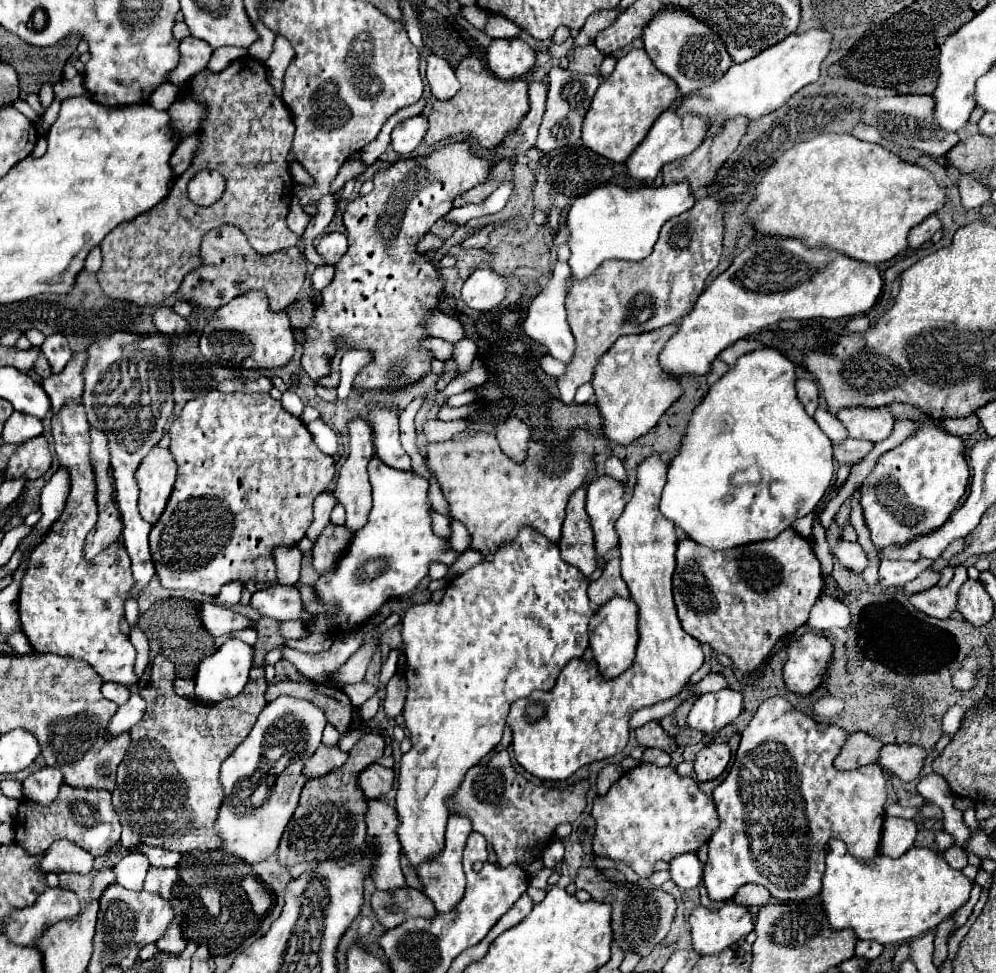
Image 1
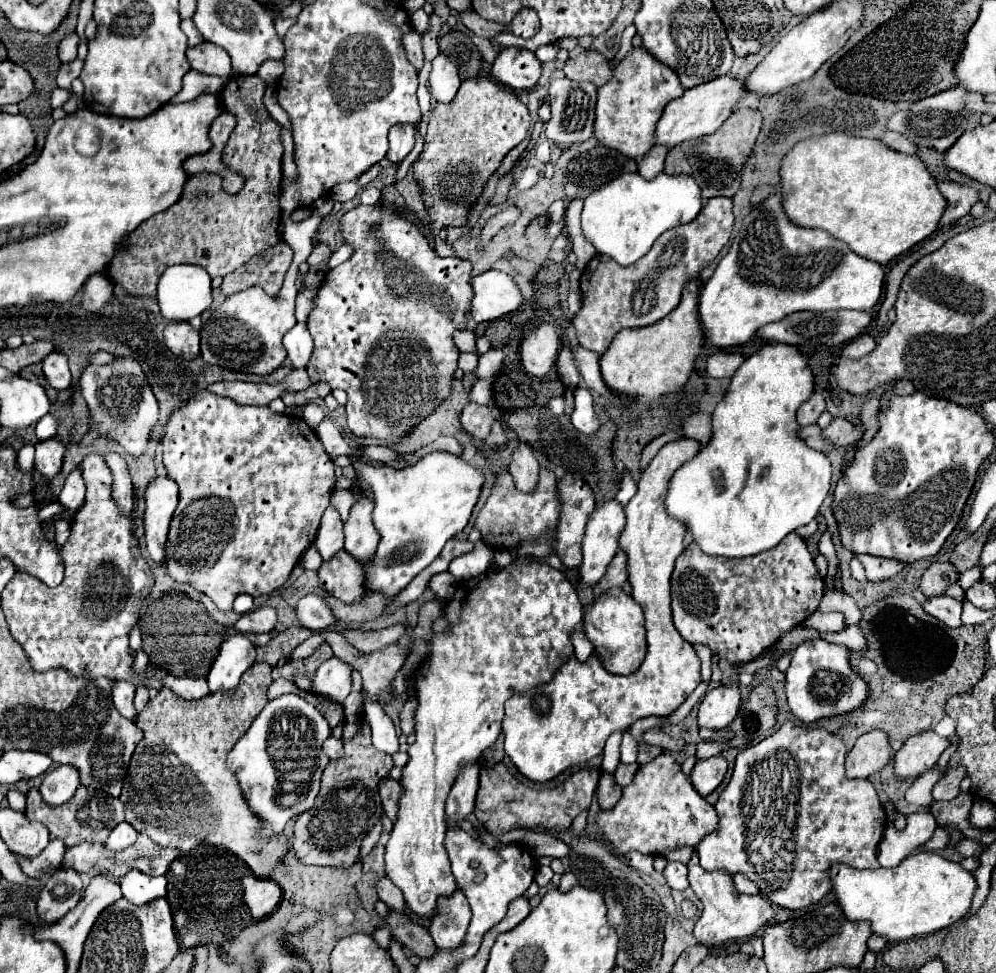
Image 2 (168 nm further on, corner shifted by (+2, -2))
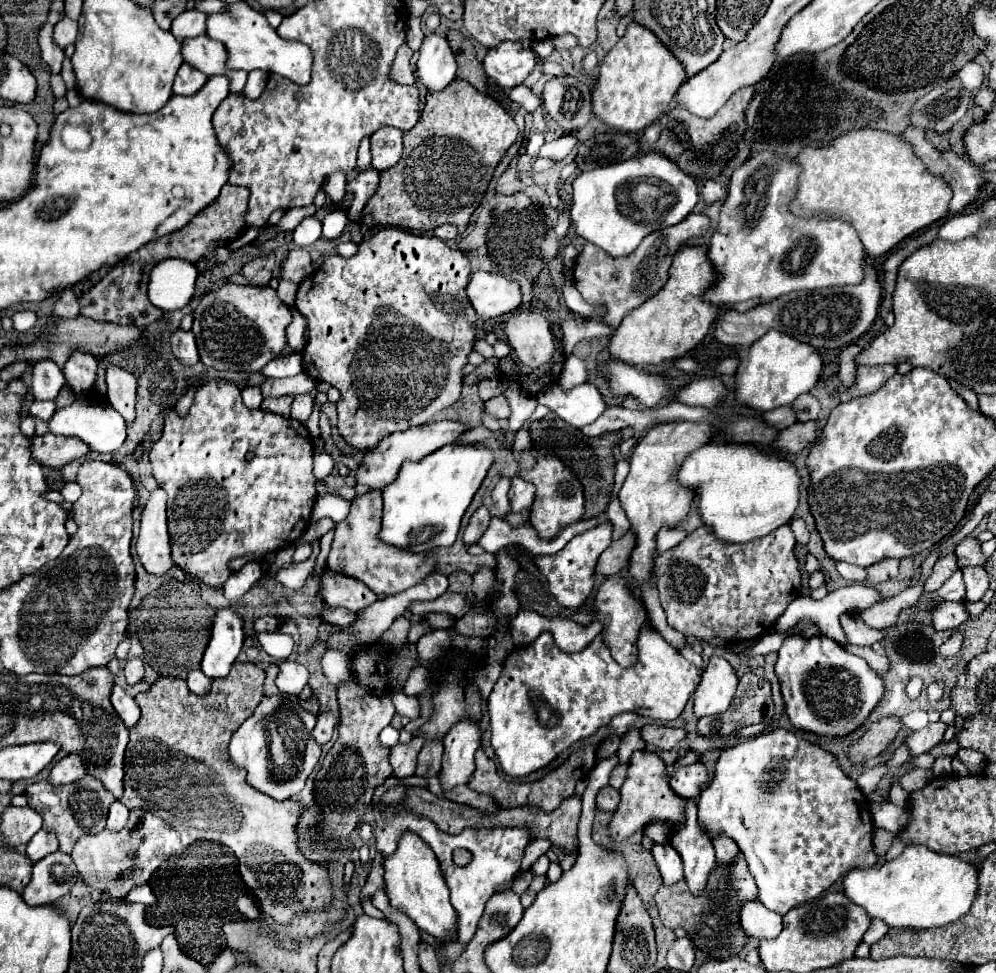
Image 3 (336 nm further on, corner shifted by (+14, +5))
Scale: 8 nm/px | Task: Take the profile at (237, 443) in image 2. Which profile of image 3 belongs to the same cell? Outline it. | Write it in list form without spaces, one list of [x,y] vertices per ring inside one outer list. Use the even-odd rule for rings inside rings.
[[[209,380],[203,386],[199,386],[197,392],[195,392],[193,406],[191,406],[191,410],[185,418],[177,416],[175,410],[167,410],[163,436],[151,446],[149,460],[151,460],[151,466],[153,466],[153,478],[169,494],[167,520],[169,520],[173,560],[181,570],[185,570],[187,574],[191,574],[193,578],[201,580],[203,584],[207,584],[211,588],[221,588],[225,584],[225,580],[229,578],[229,574],[231,574],[231,570],[227,568],[229,560],[245,556],[245,554],[255,554],[255,558],[261,560],[265,554],[277,552],[277,550],[285,548],[287,544],[293,544],[297,540],[297,536],[301,536],[311,524],[311,510],[313,510],[313,504],[315,504],[315,498],[317,498],[317,490],[315,490],[317,480],[313,476],[313,440],[311,440],[307,428],[293,418],[283,418],[283,416],[273,414],[273,412],[247,408],[241,400],[241,390],[227,380]]]

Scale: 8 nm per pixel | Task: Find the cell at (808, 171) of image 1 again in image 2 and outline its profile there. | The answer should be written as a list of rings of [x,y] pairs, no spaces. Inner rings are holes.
[[[829,133],[799,141],[781,161],[781,195],[783,211],[799,227],[813,227],[845,241],[853,253],[887,265],[893,257],[911,249],[929,237],[945,211],[945,197],[937,189],[933,175],[915,155],[903,155],[885,147],[877,139],[851,137],[845,133]]]

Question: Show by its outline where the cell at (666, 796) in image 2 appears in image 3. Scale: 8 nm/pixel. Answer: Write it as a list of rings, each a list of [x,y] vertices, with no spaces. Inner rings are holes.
[[[647,750],[635,752],[629,760],[627,778],[625,778],[623,788],[621,788],[621,804],[619,804],[619,808],[613,814],[613,820],[609,824],[611,838],[615,838],[615,840],[629,838],[635,830],[647,826],[651,820],[667,820],[667,822],[679,824],[685,804],[687,804],[687,800],[683,800],[675,792],[671,792],[669,780],[665,776],[663,760],[657,754],[647,752]]]

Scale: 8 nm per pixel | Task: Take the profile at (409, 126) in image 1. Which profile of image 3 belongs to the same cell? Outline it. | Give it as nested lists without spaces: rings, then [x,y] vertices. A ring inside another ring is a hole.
[[[379,128],[373,136],[371,136],[371,166],[377,172],[389,170],[391,166],[395,166],[401,158],[401,150],[403,150],[403,132],[399,128]]]

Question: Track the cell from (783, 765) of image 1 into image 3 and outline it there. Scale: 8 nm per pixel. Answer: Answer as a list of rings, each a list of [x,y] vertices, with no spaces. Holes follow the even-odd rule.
[[[783,728],[763,732],[723,750],[715,766],[715,776],[701,792],[697,808],[709,836],[727,834],[737,842],[757,882],[759,902],[777,914],[787,914],[791,908],[817,898],[851,868],[877,864],[871,840],[873,820],[865,794],[857,788],[855,780],[845,776],[833,754]]]

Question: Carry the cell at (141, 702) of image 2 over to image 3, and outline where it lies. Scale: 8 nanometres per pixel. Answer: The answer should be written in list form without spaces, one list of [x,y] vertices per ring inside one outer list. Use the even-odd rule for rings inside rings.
[[[129,658],[123,670],[125,670],[125,676],[127,676],[127,684],[129,686],[137,684],[143,678],[143,674],[145,674],[145,666],[143,666],[143,660],[141,658]]]

